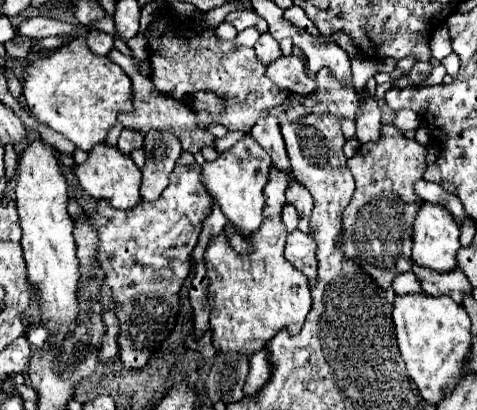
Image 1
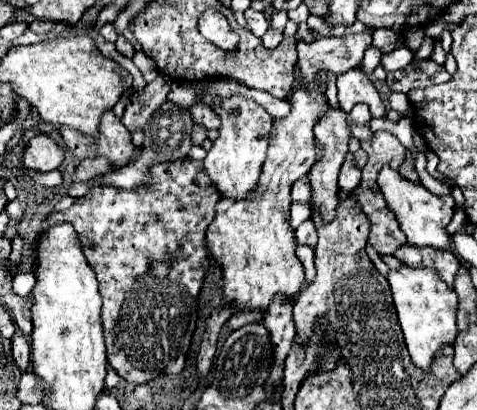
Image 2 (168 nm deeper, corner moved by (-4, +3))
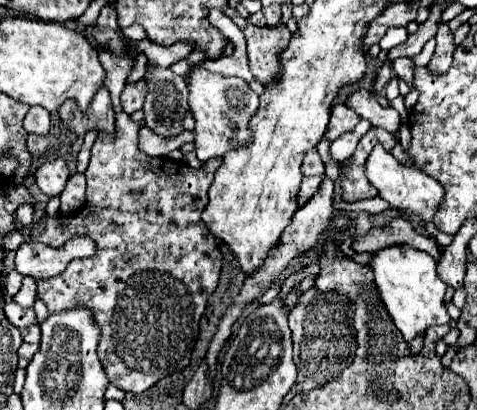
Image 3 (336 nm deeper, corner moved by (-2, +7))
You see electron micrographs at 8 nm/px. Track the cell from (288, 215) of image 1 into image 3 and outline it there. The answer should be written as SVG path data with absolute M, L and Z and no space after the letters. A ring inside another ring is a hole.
M312 149L306 153L306 159L304 159L304 175L320 175L320 173L324 173L324 163L318 151Z

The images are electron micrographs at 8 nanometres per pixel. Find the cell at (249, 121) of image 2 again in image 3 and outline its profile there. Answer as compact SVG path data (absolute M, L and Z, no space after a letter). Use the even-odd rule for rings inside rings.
M192 65L188 71L188 91L188 109L194 117L194 153L202 163L210 157L222 157L230 149L238 149L250 139L248 121L258 109L258 95L244 79L210 73Z

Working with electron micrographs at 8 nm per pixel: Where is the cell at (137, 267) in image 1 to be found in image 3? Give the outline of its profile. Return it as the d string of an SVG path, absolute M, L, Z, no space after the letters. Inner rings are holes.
M108 51L98 53L100 65L106 71L104 85L108 87L116 111L116 133L98 133L92 147L92 157L86 175L86 205L72 215L48 217L44 215L34 227L30 237L50 247L64 247L74 235L86 235L96 243L96 253L88 259L74 259L62 275L38 281L38 297L46 303L50 313L68 311L78 305L90 309L92 319L100 327L100 361L112 385L126 393L144 393L162 377L168 377L190 365L190 353L198 339L198 323L204 315L208 297L218 287L222 269L222 253L218 239L206 229L202 211L208 205L208 187L214 181L212 171L192 171L182 161L148 157L136 149L136 135L144 123L136 123L120 107L120 93L132 69L128 57L114 57ZM140 305L140 337L136 337L136 317Z

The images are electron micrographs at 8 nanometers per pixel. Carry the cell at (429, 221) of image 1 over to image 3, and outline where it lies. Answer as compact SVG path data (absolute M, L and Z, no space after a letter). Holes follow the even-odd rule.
M376 145L366 159L366 179L380 191L380 197L386 199L392 207L396 207L400 211L416 213L422 221L432 221L432 217L434 217L442 197L444 197L444 189L434 177L402 165L382 145Z

